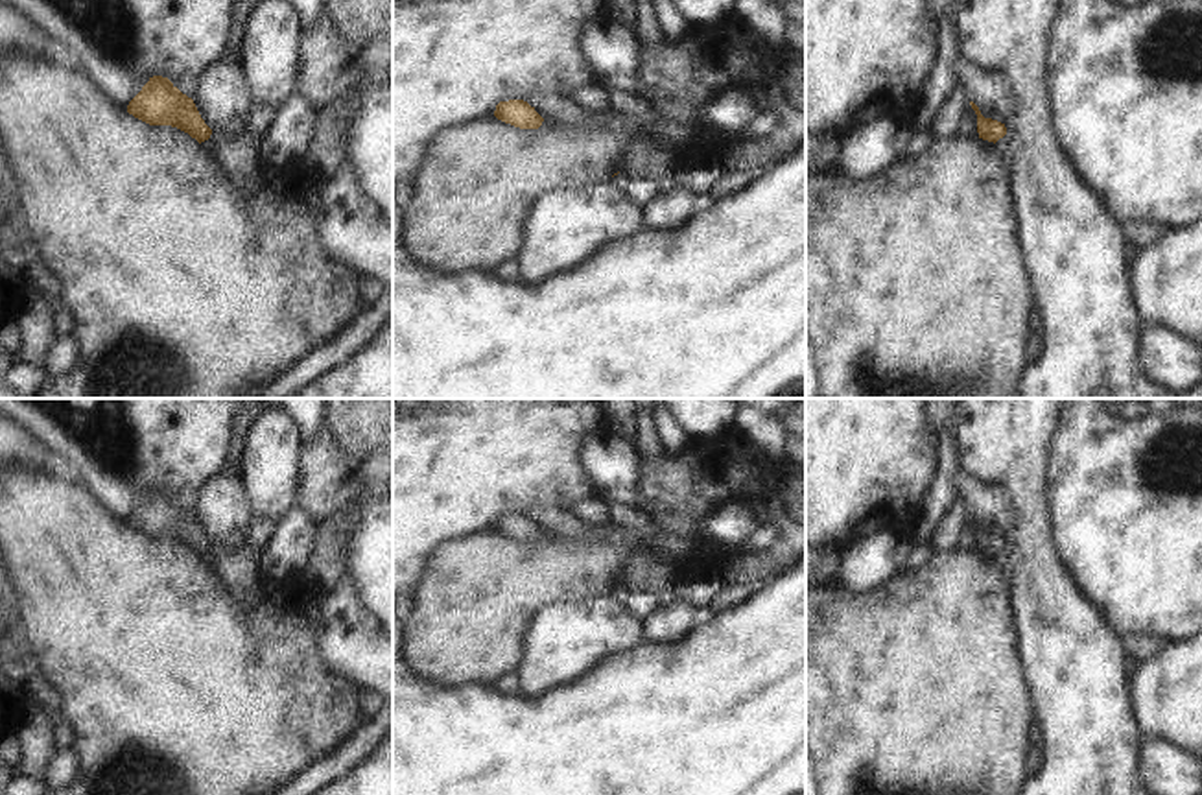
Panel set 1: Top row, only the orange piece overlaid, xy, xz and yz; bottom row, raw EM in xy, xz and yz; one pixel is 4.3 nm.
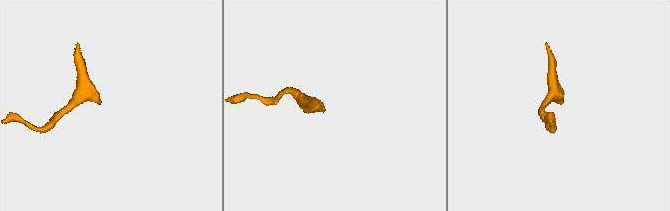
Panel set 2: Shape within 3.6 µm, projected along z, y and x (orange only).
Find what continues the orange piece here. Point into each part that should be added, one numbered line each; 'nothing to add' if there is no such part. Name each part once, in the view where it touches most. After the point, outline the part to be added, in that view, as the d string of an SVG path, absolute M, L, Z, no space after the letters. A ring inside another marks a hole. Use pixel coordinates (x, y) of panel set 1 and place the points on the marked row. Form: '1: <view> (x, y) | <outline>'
1: yz (1001, 144) | M1005 135L1003 138L999 138L996 142L996 148L1001 151L1003 160L1005 160L1007 175L1012 179L1014 177L1014 153L1012 153L1008 136Z

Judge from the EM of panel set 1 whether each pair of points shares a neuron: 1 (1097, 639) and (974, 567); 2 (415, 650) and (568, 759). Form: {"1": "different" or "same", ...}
{"1": "different", "2": "different"}

